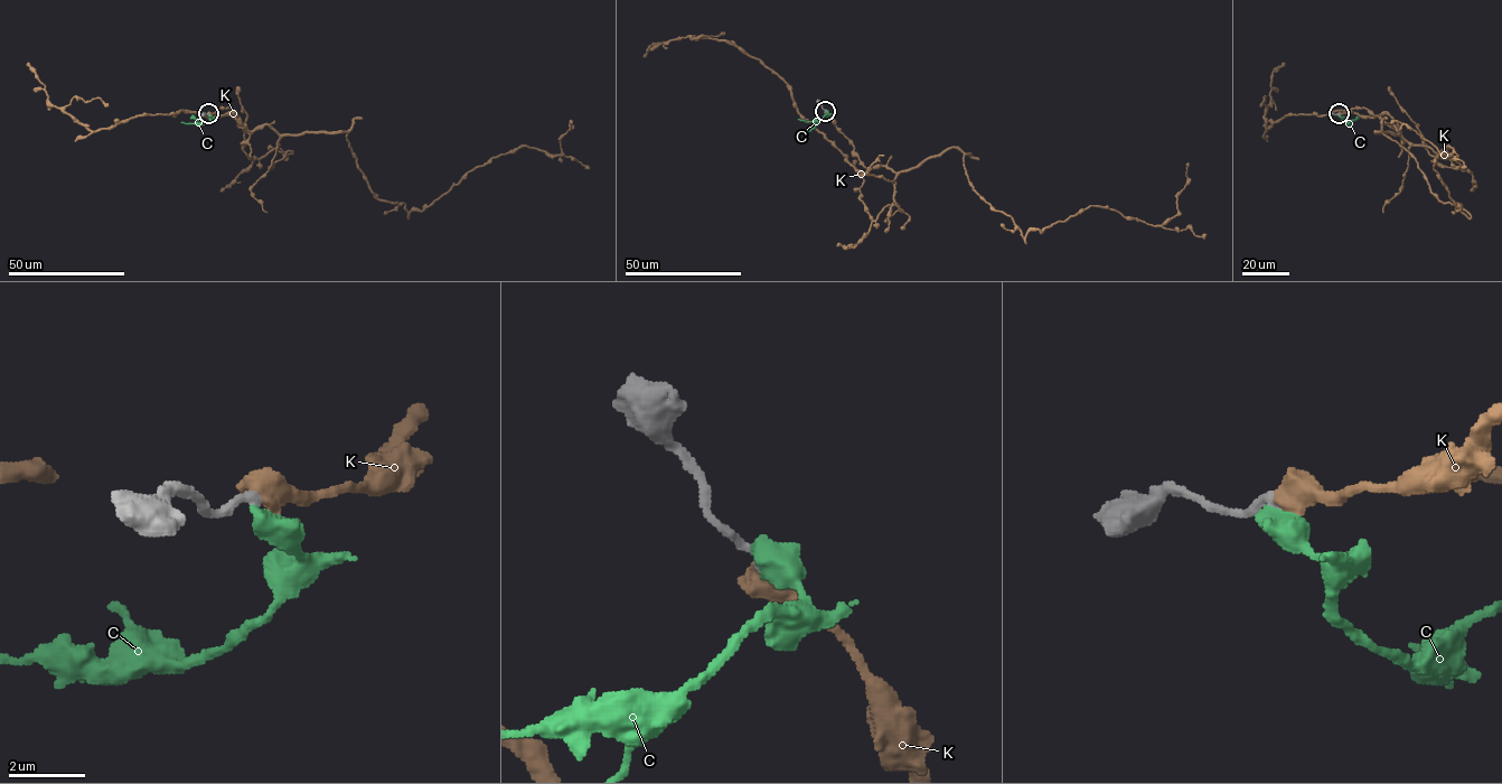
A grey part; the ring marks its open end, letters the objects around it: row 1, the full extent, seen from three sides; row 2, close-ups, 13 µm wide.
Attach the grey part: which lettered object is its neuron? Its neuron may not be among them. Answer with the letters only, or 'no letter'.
K

